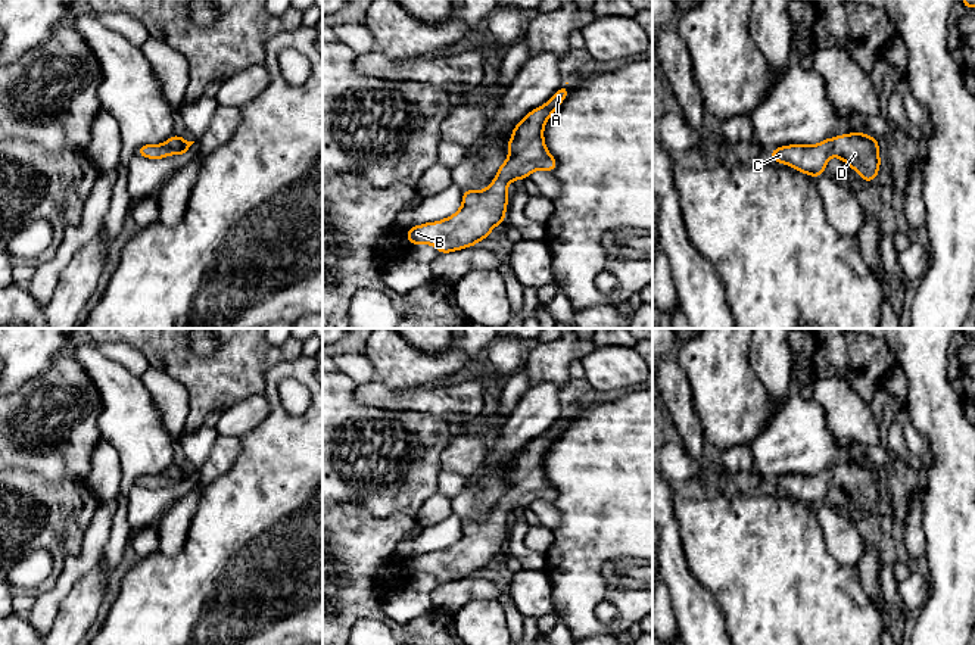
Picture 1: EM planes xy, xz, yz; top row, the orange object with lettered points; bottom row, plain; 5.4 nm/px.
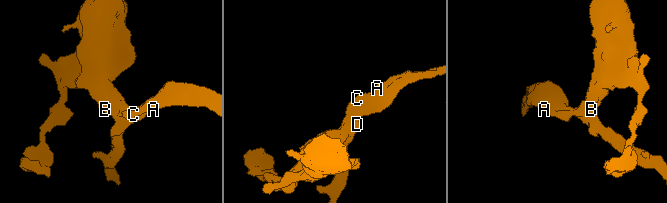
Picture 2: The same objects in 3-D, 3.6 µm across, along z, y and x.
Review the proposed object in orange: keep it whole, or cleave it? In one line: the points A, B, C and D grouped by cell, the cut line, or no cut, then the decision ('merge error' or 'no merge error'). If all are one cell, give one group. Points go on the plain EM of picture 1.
groups A B C D; cut none; no merge error

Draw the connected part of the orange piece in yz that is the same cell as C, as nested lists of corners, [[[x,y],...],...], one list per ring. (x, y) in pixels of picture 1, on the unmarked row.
[[[850,462],[825,468],[814,476],[781,476],[767,487],[816,508],[825,502],[831,486],[844,490],[866,514],[878,507],[881,496],[878,468],[865,462]]]

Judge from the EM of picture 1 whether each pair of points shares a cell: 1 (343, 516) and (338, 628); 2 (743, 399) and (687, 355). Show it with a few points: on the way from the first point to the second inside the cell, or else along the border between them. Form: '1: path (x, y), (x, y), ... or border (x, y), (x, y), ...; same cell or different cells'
1: path (343, 544), (348, 572), (342, 580), (342, 600); same cell
2: path (729, 386), (700, 357); same cell

